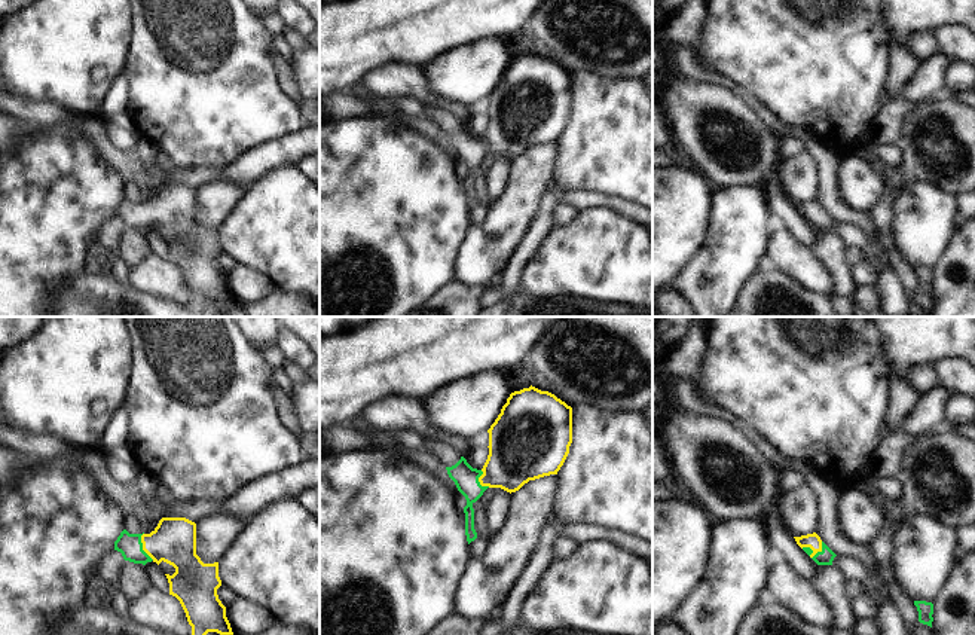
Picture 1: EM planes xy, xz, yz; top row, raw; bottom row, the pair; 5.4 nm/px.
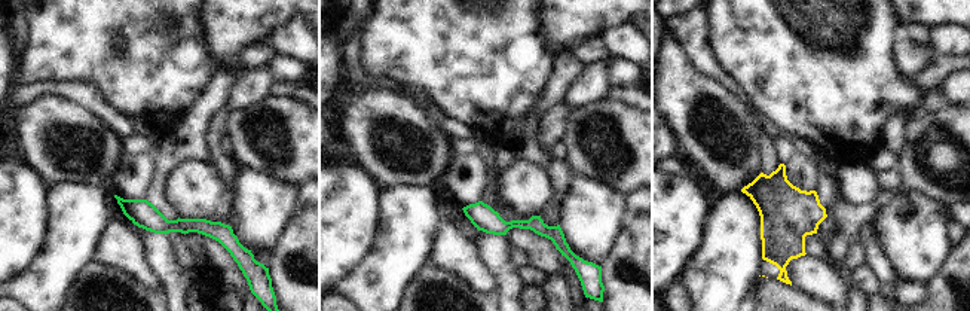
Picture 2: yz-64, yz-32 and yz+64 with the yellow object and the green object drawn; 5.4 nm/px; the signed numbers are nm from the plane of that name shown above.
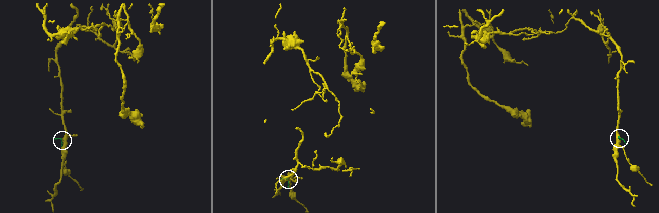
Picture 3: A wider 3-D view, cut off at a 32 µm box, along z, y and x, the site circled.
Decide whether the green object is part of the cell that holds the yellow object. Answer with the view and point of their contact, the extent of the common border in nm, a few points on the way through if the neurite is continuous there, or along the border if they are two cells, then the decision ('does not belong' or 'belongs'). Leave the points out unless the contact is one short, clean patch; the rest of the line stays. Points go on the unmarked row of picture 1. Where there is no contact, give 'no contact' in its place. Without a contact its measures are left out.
yz (815, 220) | 120 nm | across yz (810, 207), (815, 220), (827, 222) | belongs

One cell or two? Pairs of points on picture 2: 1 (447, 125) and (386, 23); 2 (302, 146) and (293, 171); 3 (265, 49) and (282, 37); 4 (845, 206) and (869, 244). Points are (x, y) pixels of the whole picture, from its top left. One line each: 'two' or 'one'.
1: two
2: one
3: two
4: two

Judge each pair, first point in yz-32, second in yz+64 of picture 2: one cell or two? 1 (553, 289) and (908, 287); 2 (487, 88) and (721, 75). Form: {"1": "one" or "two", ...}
{"1": "two", "2": "two"}

